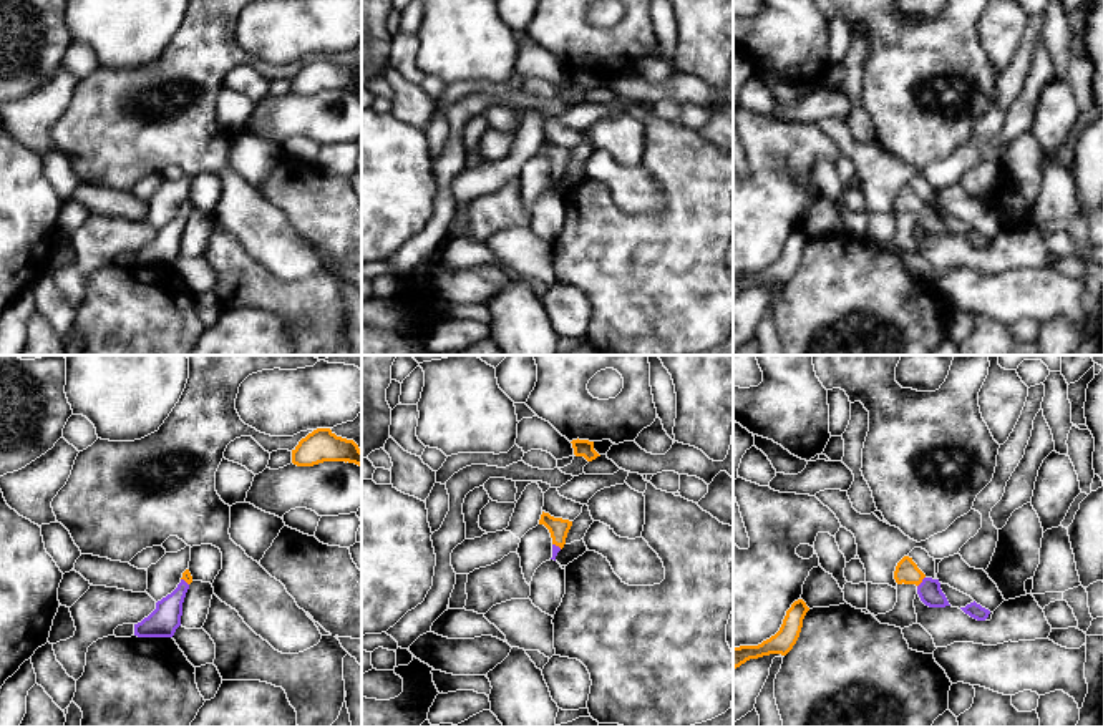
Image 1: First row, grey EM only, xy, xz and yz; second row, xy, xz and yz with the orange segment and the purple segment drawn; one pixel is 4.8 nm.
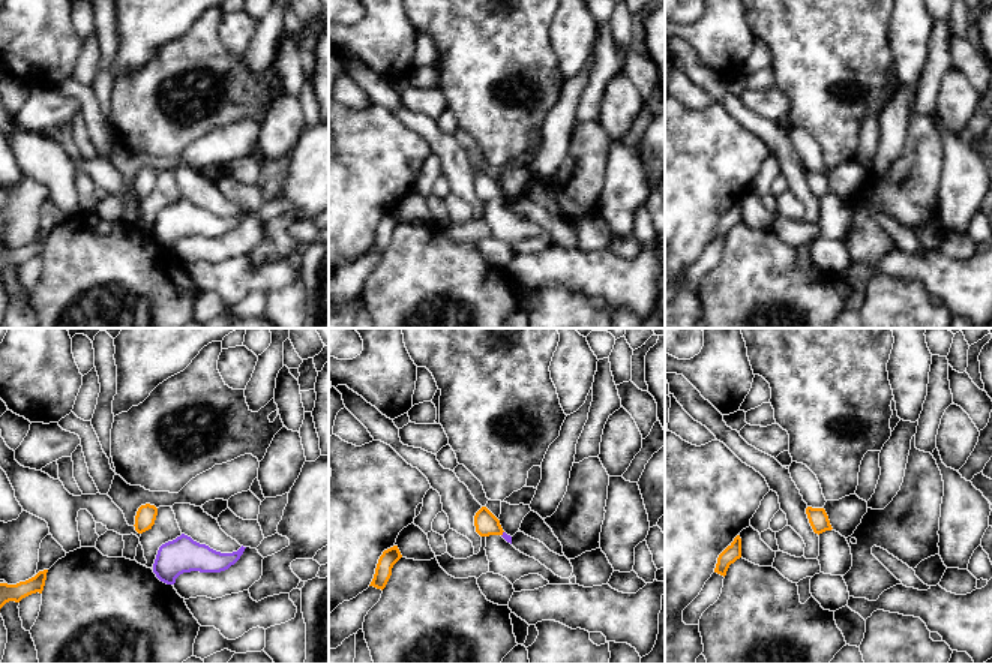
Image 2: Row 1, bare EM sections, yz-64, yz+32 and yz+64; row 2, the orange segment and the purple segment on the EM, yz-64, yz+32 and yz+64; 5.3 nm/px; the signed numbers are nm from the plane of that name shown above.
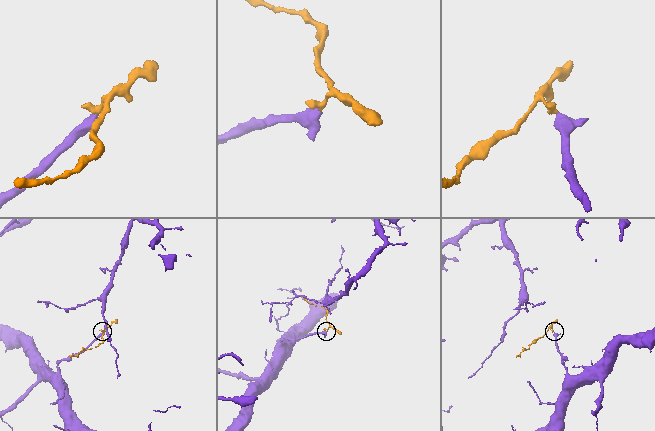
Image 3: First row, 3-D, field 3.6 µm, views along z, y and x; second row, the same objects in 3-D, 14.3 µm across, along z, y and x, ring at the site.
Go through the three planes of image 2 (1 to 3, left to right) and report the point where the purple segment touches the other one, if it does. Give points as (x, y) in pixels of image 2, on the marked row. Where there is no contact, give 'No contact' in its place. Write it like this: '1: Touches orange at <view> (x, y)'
1: No contact
2: Touches orange at yz+32 (502, 534)
3: No contact

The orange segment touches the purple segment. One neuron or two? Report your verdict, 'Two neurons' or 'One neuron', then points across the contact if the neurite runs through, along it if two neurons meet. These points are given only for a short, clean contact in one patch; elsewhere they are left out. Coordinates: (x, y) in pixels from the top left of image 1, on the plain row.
One neuron. Path across: yz (906, 200), (921, 209), (929, 219)

